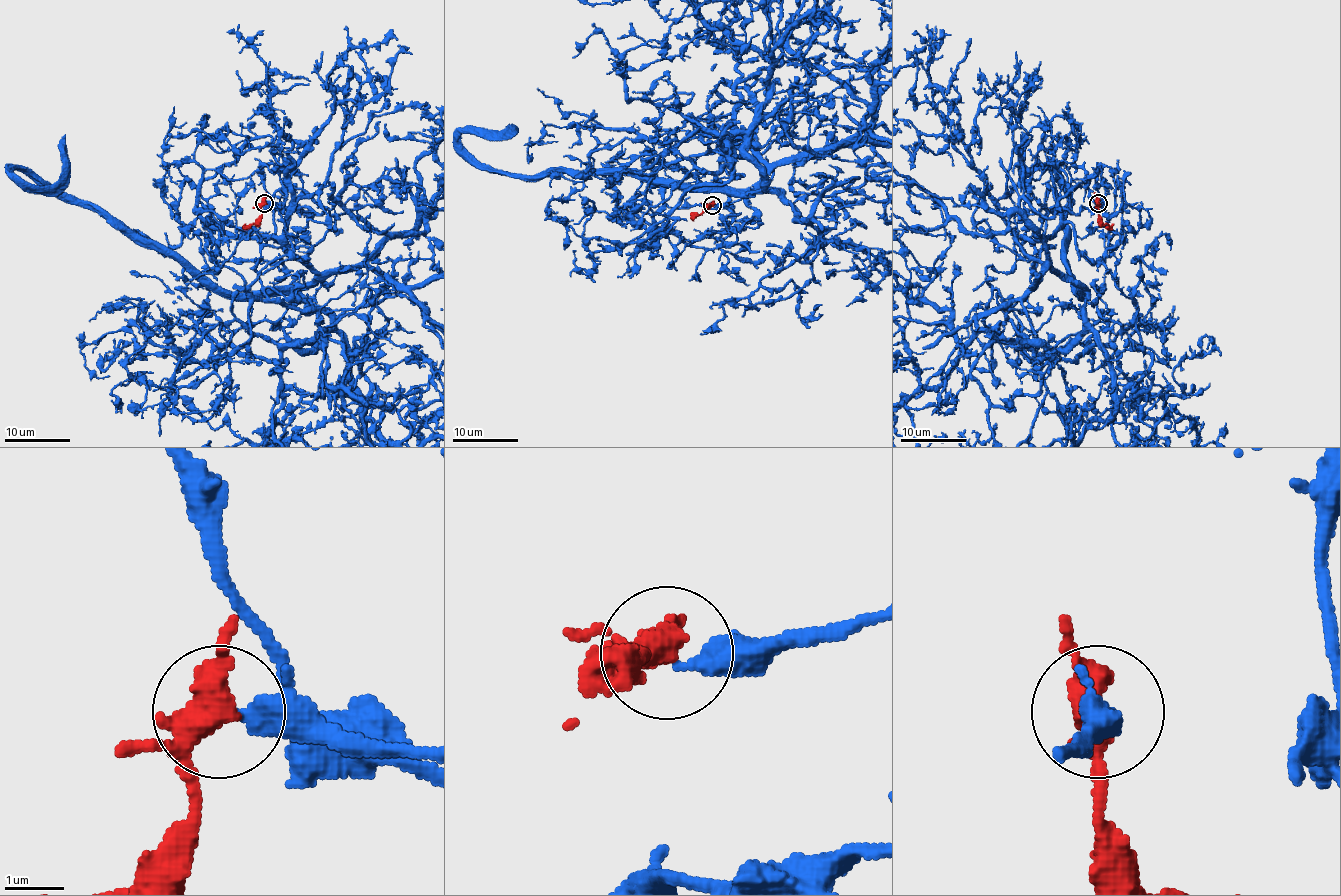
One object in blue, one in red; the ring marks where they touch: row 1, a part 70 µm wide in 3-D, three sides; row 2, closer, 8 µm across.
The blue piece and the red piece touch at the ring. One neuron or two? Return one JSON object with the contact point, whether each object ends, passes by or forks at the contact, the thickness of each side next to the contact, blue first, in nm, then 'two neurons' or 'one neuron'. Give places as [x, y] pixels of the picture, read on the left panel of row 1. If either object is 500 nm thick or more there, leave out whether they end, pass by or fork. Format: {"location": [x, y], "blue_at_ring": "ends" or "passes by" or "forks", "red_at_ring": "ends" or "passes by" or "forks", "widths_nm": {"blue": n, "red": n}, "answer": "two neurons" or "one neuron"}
{"location": [264, 203], "blue_at_ring": "ends", "red_at_ring": "forks", "widths_nm": {"blue": 320, "red": 400}, "answer": "two neurons"}

